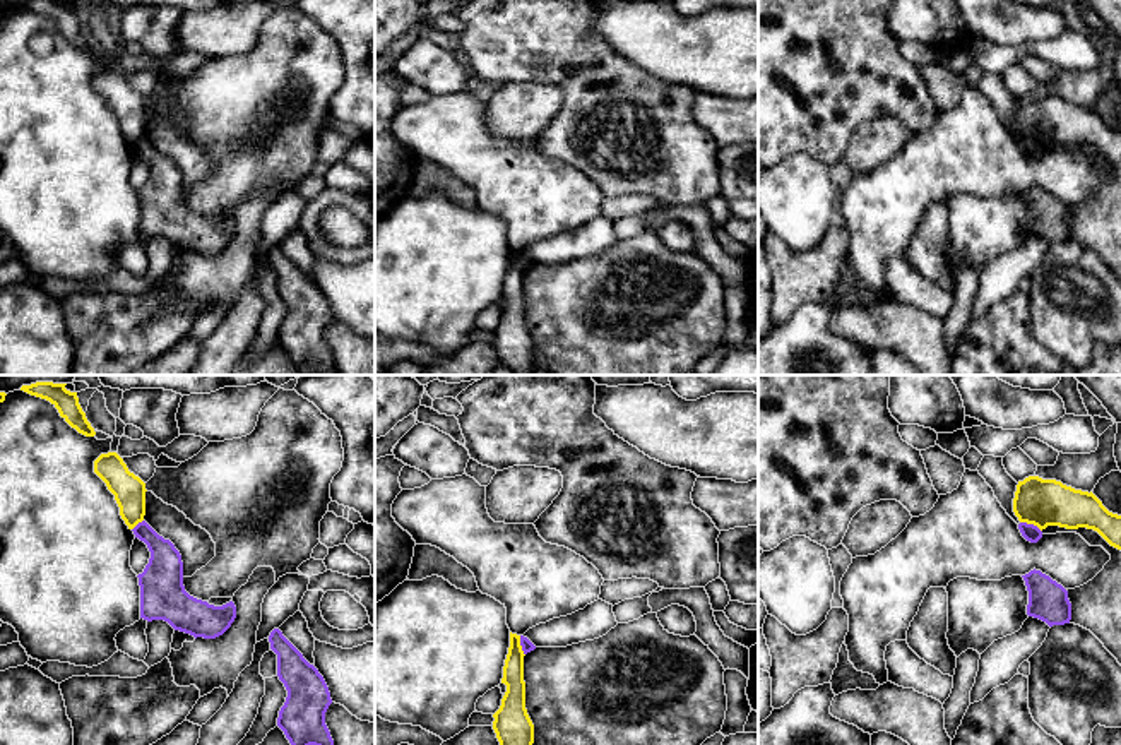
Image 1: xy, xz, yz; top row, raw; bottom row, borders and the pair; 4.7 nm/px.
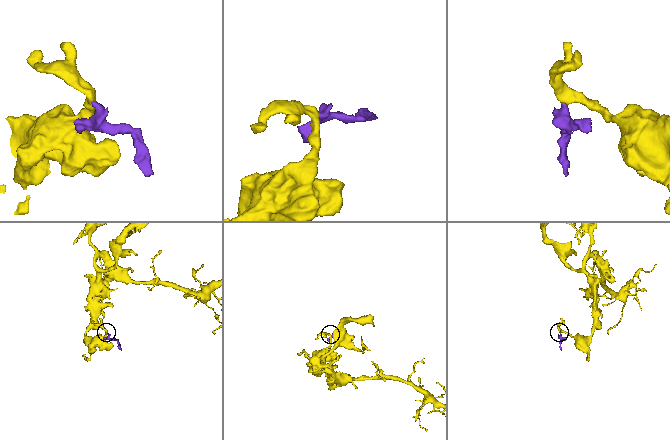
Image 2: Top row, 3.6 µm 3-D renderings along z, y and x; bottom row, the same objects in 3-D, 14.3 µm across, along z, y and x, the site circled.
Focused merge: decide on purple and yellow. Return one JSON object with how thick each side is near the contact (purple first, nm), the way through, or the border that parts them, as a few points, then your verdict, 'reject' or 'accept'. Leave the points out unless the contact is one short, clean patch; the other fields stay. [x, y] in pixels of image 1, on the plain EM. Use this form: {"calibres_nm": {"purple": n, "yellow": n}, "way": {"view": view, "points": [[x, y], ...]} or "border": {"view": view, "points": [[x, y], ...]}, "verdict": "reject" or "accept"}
{"calibres_nm": {"purple": 80, "yellow": 220}, "border": {"view": "yz", "points": [[1020, 137], [1032, 139], [1041, 148]]}, "verdict": "reject"}

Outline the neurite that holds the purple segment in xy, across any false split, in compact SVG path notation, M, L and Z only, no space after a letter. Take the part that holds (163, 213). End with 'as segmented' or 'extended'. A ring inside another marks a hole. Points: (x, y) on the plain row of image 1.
M145 137L133 146L135 154L151 168L149 180L139 190L140 235L164 236L175 247L204 255L222 252L236 235L233 218L214 223L185 207L183 178L169 156L159 152Z; as segmented

